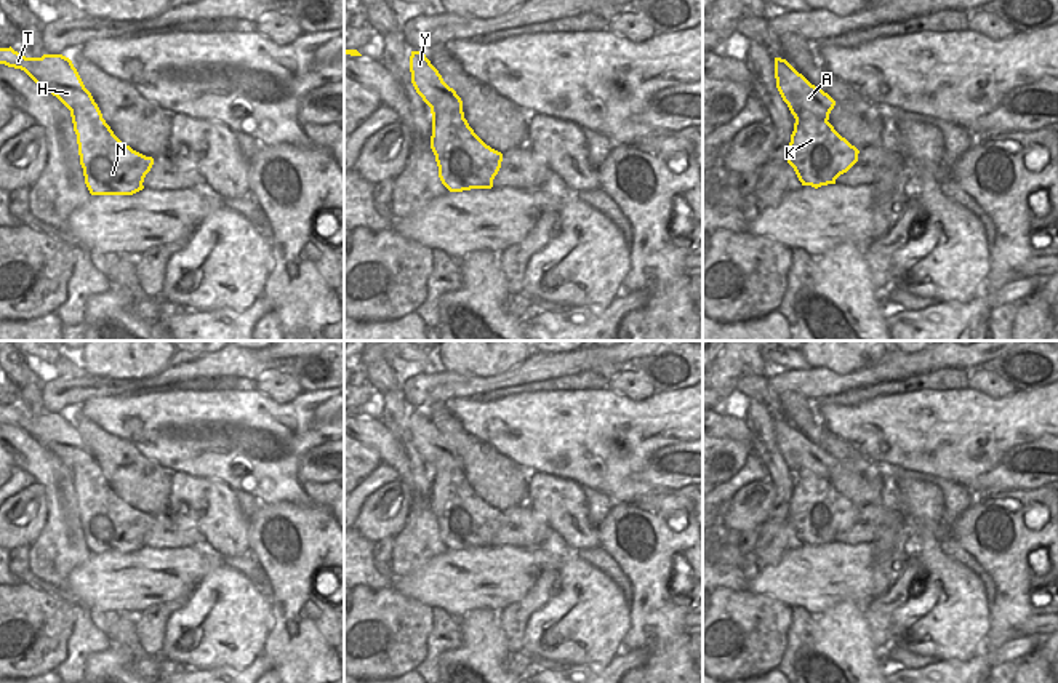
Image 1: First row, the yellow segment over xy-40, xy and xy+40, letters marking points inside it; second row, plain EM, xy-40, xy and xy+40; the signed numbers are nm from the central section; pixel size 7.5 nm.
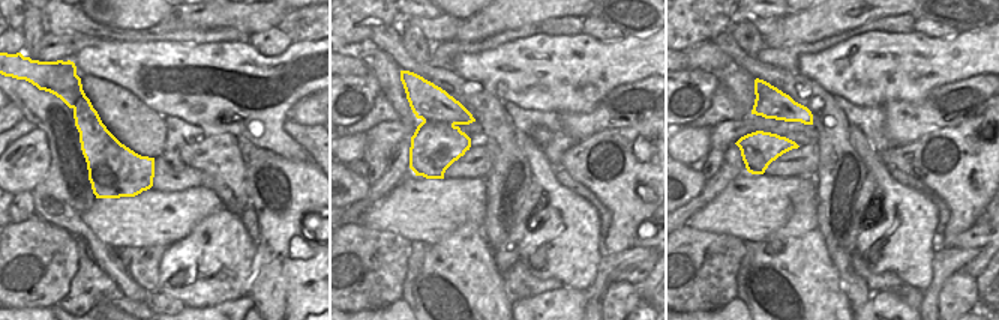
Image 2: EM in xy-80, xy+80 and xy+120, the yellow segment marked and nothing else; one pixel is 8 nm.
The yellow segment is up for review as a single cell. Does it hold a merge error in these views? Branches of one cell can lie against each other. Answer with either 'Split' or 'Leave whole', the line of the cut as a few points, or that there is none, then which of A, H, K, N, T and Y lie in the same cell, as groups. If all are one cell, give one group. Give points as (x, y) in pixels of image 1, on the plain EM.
Split. Split along xy+40 (794, 472), (815, 471), (826, 479). Groups: A H T Y / K N

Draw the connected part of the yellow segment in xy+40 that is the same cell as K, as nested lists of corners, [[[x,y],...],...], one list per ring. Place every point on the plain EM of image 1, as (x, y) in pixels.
[[[799,470],[794,477],[787,521],[802,544],[836,542],[858,520],[860,509],[813,470]]]

